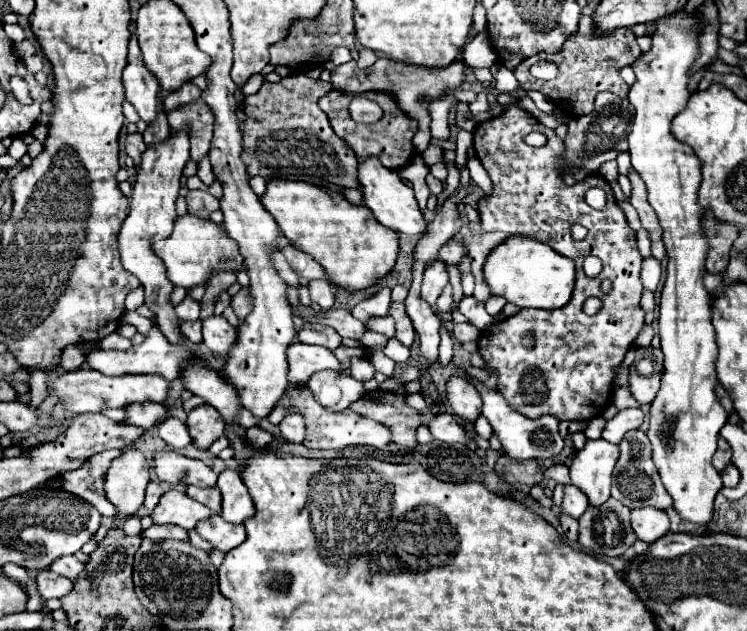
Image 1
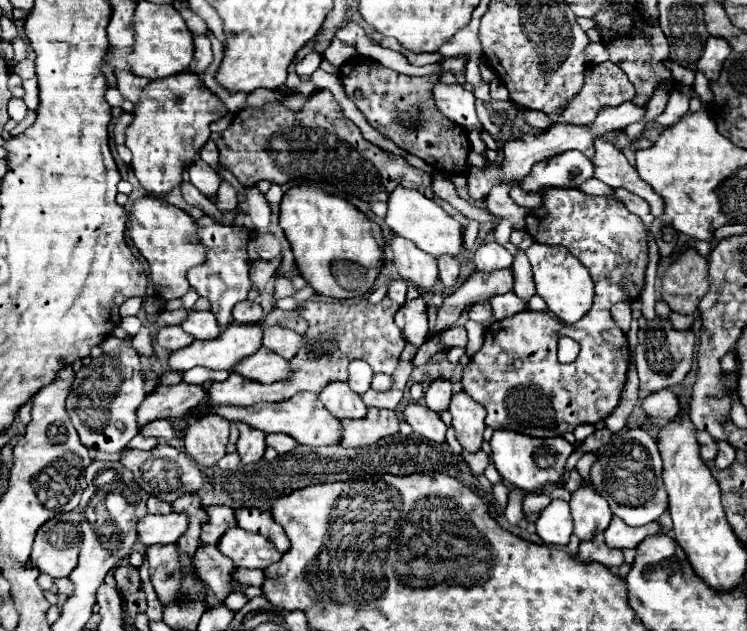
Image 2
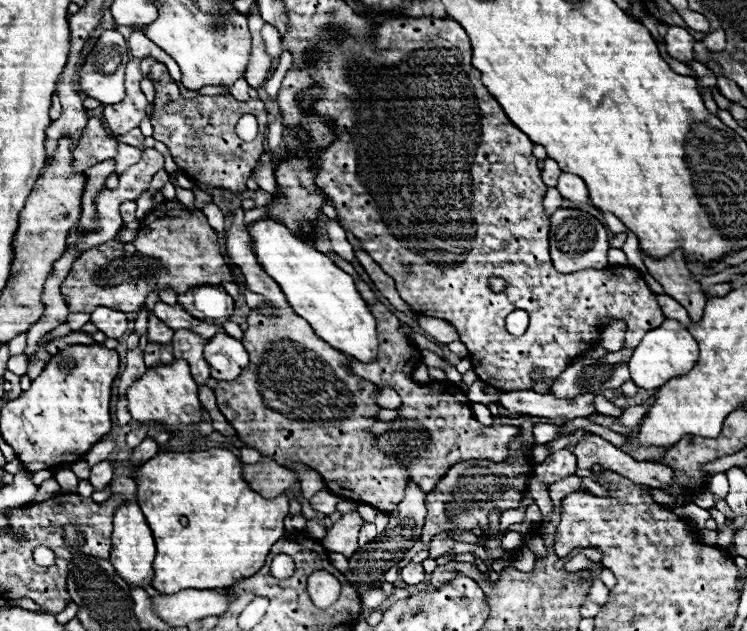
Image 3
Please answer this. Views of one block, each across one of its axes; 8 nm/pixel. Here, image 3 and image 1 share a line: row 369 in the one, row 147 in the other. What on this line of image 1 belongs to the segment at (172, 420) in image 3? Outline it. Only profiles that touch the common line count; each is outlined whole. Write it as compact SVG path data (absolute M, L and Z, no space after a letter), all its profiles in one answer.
M186 130L172 134L170 140L166 140L164 144L146 148L146 152L142 156L142 164L140 164L142 172L138 172L138 176L136 176L132 198L130 198L130 214L122 222L122 228L118 234L122 266L140 280L142 288L146 290L144 304L156 314L156 318L152 320L154 326L158 326L158 330L166 336L166 340L176 346L184 346L188 340L180 332L180 322L176 318L174 306L170 302L170 294L172 294L174 286L168 282L164 262L154 254L152 244L156 240L162 240L172 234L172 226L176 220L174 202L176 202L178 190L180 190L182 168L186 166L188 158L190 158L190 142L188 142Z

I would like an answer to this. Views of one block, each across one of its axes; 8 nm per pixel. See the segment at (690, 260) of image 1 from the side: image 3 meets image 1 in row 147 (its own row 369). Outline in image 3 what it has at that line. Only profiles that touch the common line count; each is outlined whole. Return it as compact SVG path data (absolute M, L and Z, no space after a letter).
M664 320L658 328L650 330L640 340L640 344L634 348L634 356L630 358L628 368L630 368L632 380L638 388L656 390L656 388L664 386L664 382L668 382L668 378L686 374L696 364L696 358L698 358L698 344L688 334L688 330L684 326L680 326L680 322L676 322L676 320Z

